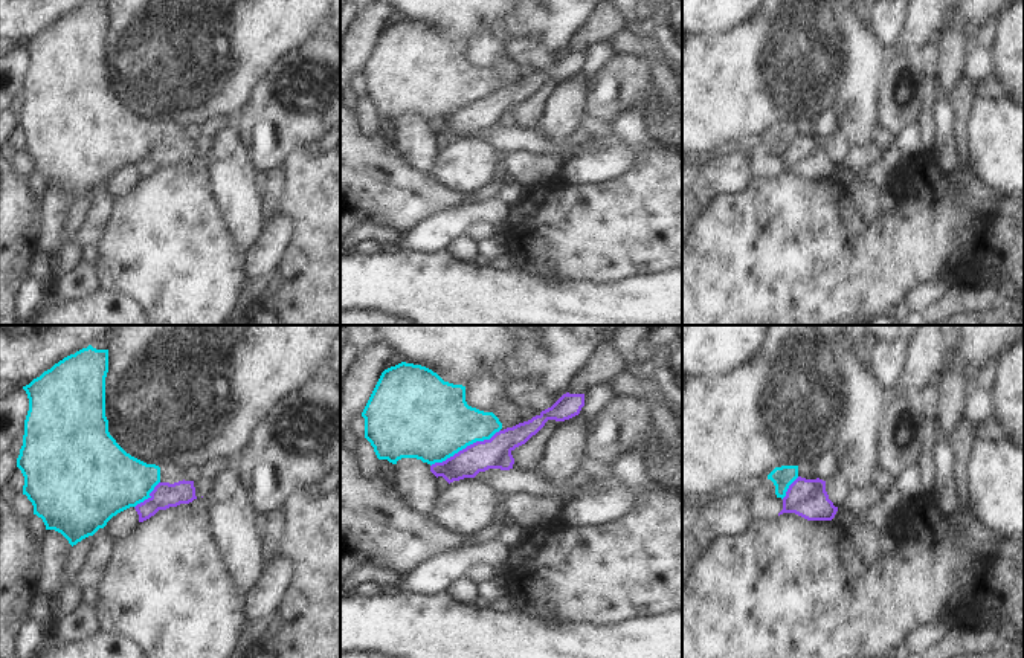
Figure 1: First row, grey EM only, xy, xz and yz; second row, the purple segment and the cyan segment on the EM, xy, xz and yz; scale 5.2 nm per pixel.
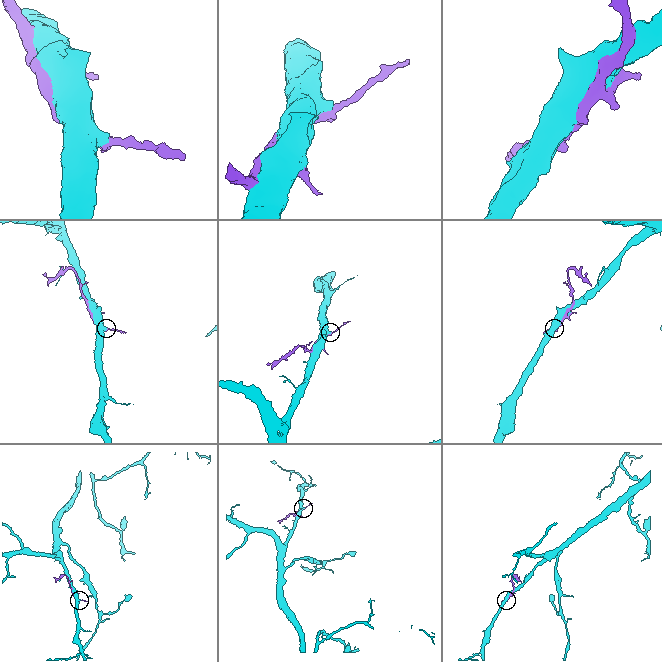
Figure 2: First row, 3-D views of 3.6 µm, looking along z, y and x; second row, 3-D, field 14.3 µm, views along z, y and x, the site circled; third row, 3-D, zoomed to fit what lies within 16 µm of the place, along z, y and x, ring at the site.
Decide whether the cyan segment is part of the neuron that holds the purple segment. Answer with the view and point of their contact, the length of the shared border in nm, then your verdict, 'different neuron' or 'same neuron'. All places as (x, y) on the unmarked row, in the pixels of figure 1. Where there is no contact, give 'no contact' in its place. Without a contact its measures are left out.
contact xz (466, 106); length 420 nm; different neuron

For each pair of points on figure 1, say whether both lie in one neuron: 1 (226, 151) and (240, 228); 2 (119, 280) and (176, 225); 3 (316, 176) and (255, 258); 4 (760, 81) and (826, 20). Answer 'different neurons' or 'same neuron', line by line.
1: same neuron
2: same neuron
3: different neurons
4: same neuron

